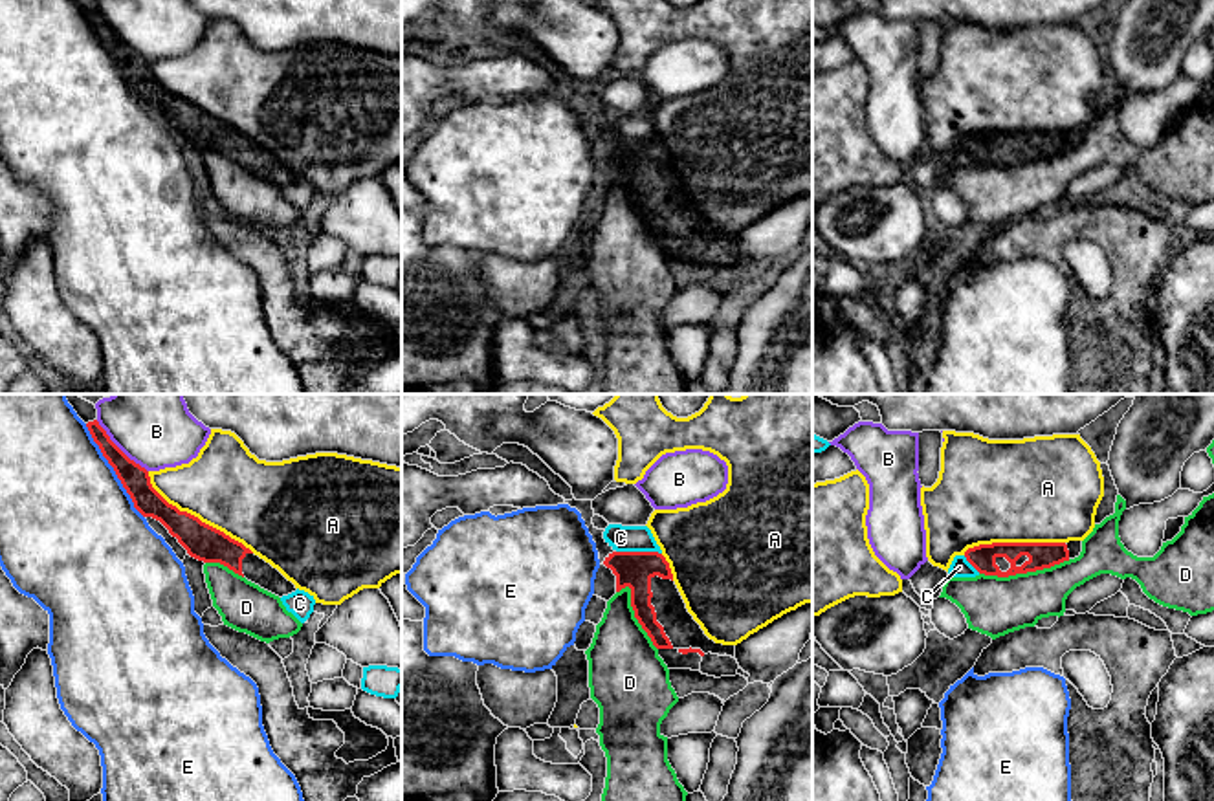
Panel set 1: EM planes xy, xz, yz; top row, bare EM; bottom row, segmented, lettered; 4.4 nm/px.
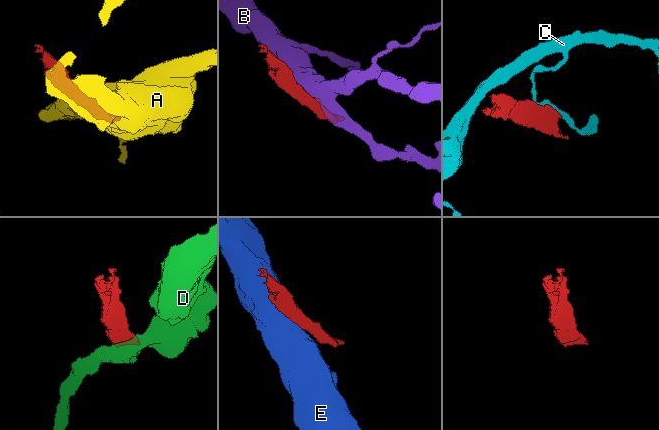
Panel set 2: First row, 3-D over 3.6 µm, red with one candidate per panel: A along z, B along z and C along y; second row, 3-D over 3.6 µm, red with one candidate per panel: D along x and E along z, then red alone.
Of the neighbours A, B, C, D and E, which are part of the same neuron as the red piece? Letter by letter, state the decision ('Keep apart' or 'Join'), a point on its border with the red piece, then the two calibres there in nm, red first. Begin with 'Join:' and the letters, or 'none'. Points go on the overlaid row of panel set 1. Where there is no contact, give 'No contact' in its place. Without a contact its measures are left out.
Join: none
A: Keep apart. Touches red at xy (197, 517). Thickness 160 nm (red) against 360 nm
B: Keep apart. Touches red at xy (118, 448). Thickness 120 nm (red) against 360 nm
C: Keep apart. Touches red at xz (639, 552). Thickness 160 nm (red) against 110 nm
D: Keep apart. Touches red at yz (1024, 572). Thickness 110 nm (red) against 260 nm
E: Keep apart. Touches red at xy (114, 470). Thickness 120 nm (red) against 500 nm

